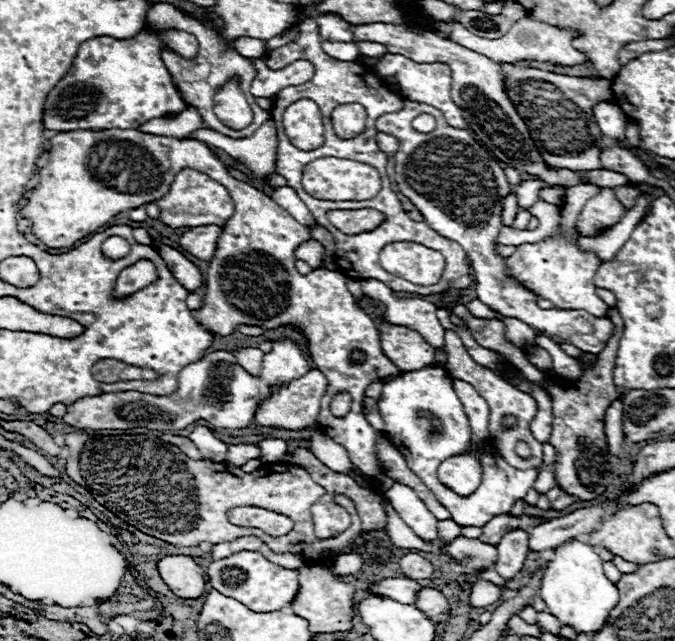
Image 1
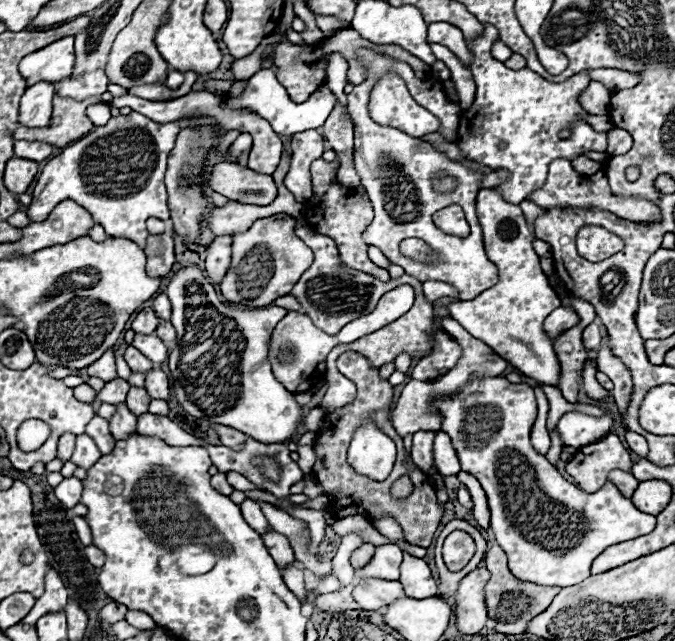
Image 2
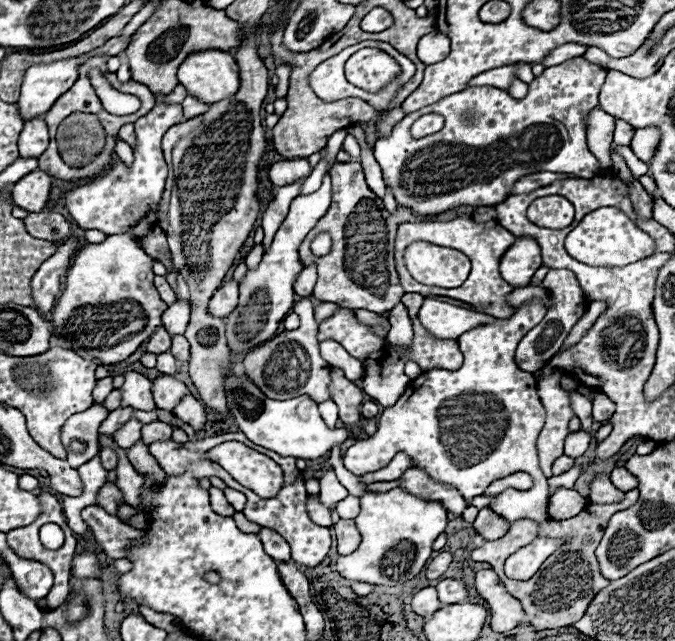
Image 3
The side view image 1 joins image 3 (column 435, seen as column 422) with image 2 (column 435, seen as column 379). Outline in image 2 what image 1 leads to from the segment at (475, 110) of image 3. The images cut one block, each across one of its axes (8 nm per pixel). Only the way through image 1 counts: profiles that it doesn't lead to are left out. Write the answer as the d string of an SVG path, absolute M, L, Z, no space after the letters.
M386 74L380 84L374 86L368 108L378 124L394 126L416 138L432 134L440 126L436 116L412 100L404 80L396 74Z

